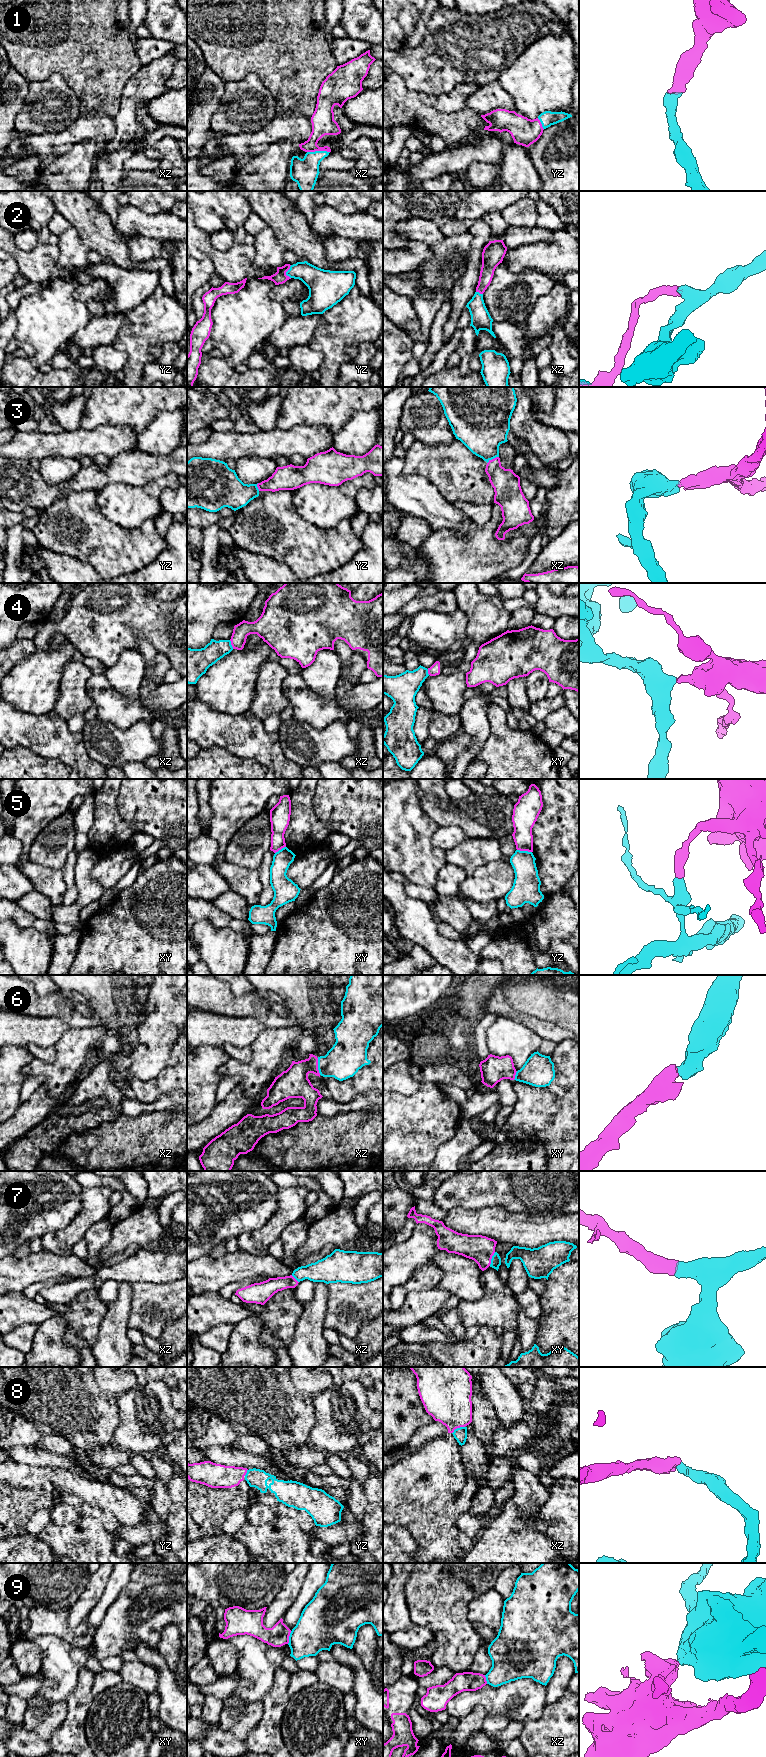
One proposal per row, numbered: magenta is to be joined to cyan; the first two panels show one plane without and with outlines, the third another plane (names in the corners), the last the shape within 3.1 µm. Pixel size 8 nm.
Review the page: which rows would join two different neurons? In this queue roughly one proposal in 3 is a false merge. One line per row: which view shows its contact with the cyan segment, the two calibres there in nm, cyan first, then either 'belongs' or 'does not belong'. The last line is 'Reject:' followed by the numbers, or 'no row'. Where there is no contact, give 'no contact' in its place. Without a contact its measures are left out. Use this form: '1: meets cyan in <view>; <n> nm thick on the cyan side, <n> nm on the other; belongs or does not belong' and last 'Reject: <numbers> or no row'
1: meets cyan in xz; 220 nm thick on the cyan side, 190 nm on the other; belongs
2: meets cyan in yz; 190 nm thick on the cyan side, 110 nm on the other; belongs
3: meets cyan in xz; 380 nm thick on the cyan side, 220 nm on the other; belongs
4: meets cyan in xz; 170 nm thick on the cyan side, 130 nm on the other; does not belong
5: meets cyan in yz; 200 nm thick on the cyan side, 180 nm on the other; does not belong
6: meets cyan in xz; 280 nm thick on the cyan side, 240 nm on the other; belongs
7: meets cyan in xy; 80 nm thick on the cyan side, 220 nm on the other; belongs
8: meets cyan in xz; 110 nm thick on the cyan side, 380 nm on the other; belongs
9: meets cyan in xy; 360 nm thick on the cyan side, 170 nm on the other; does not belong
Reject: 4, 5, 9

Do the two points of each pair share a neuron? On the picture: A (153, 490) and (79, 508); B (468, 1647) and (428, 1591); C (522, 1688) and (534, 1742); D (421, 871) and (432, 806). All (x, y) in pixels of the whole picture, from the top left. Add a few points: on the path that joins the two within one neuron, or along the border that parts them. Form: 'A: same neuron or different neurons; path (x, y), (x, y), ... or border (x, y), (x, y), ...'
A: different neurons; border (97, 490), (98, 508), (112, 522)
B: same neuron; path (454, 1633), (441, 1605)
C: different neurons; border (546, 1705), (538, 1718), (525, 1723)
D: different neurons; border (419, 796), (420, 806), (439, 826)

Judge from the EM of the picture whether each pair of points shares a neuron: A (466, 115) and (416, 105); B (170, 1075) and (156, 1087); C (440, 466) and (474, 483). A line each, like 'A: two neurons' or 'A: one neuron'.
A: one neuron
B: one neuron
C: one neuron

